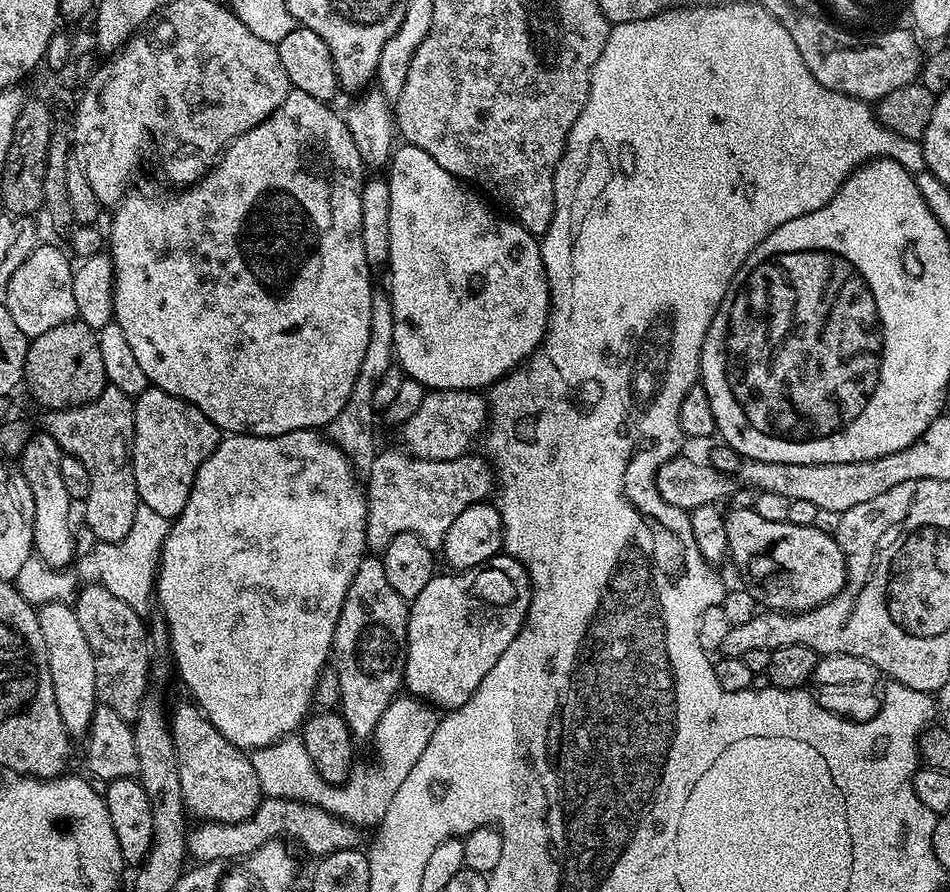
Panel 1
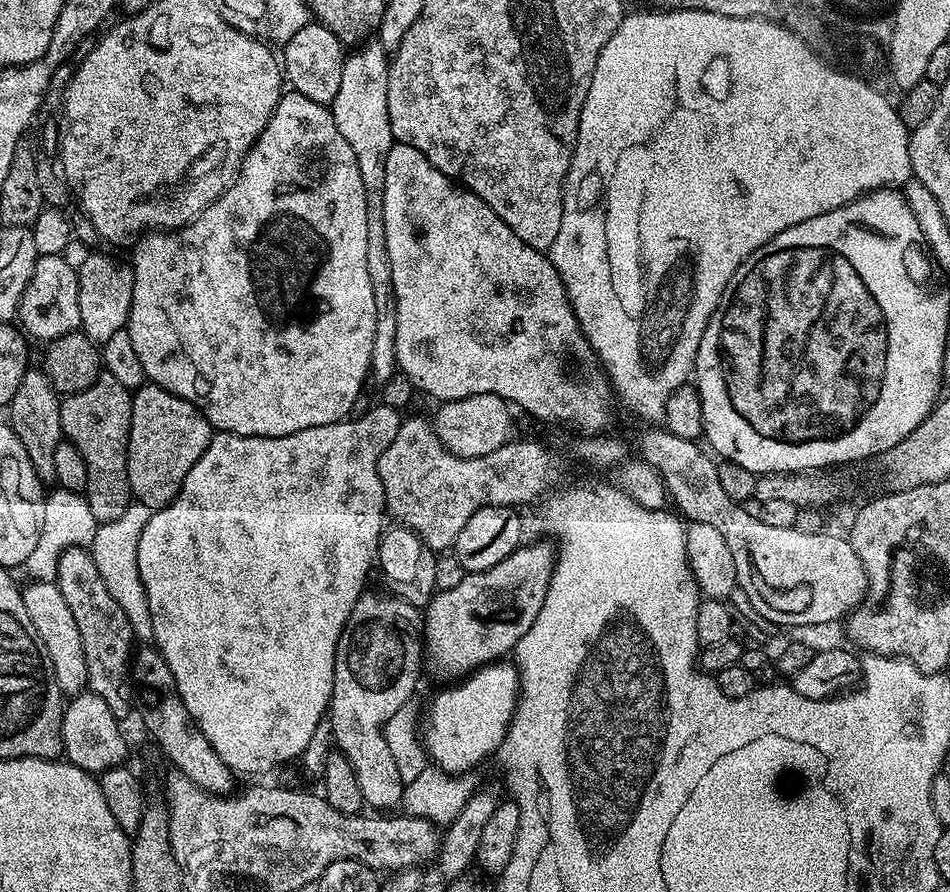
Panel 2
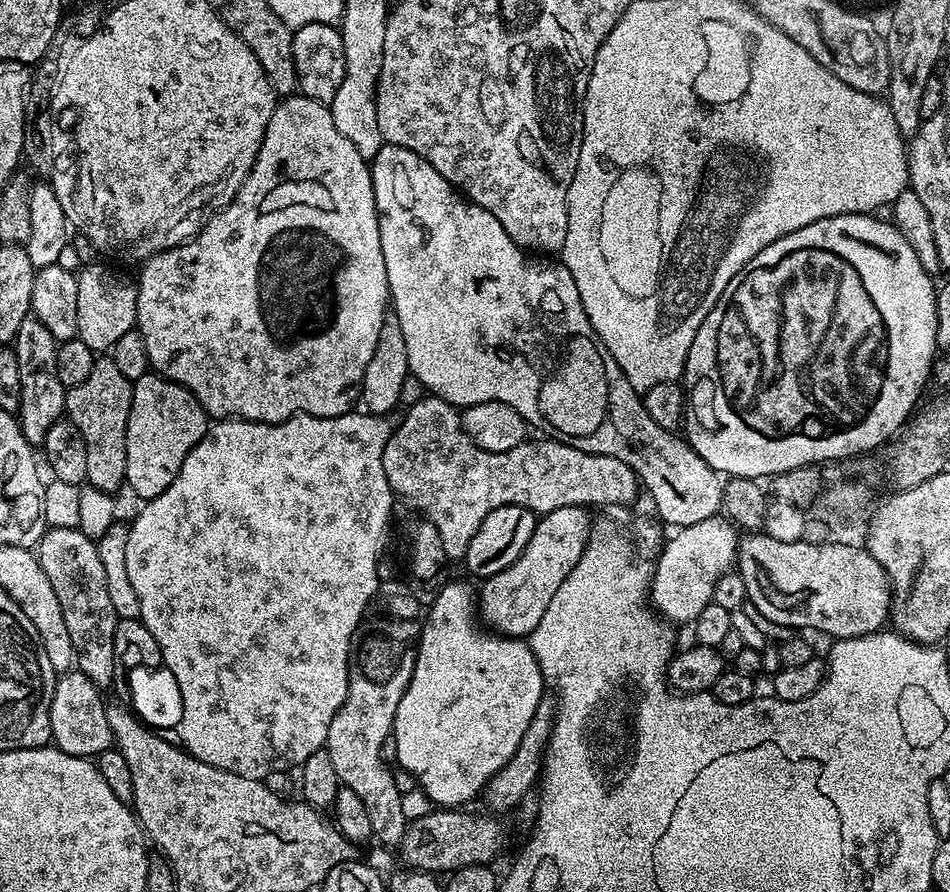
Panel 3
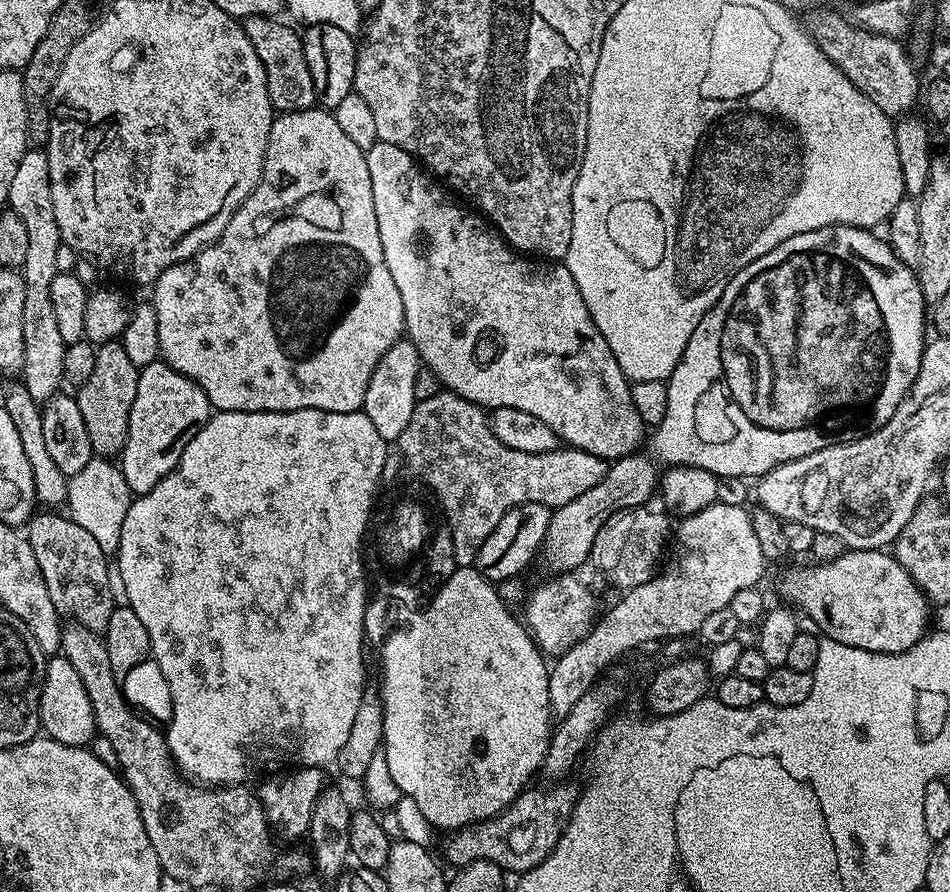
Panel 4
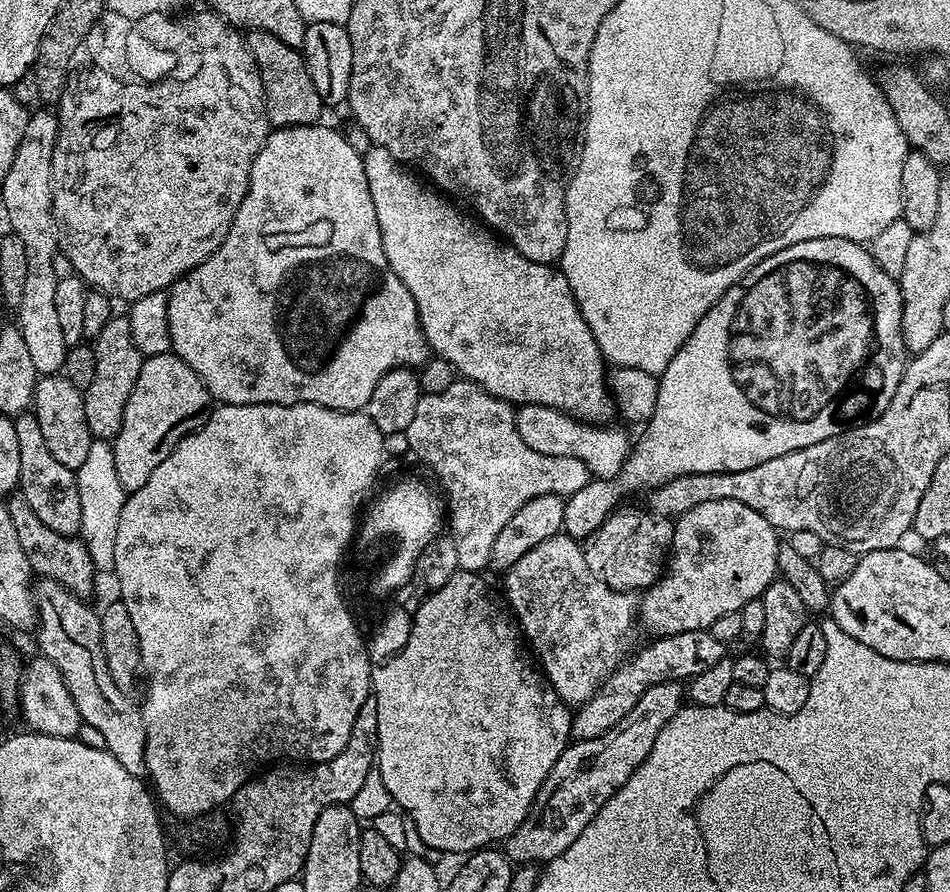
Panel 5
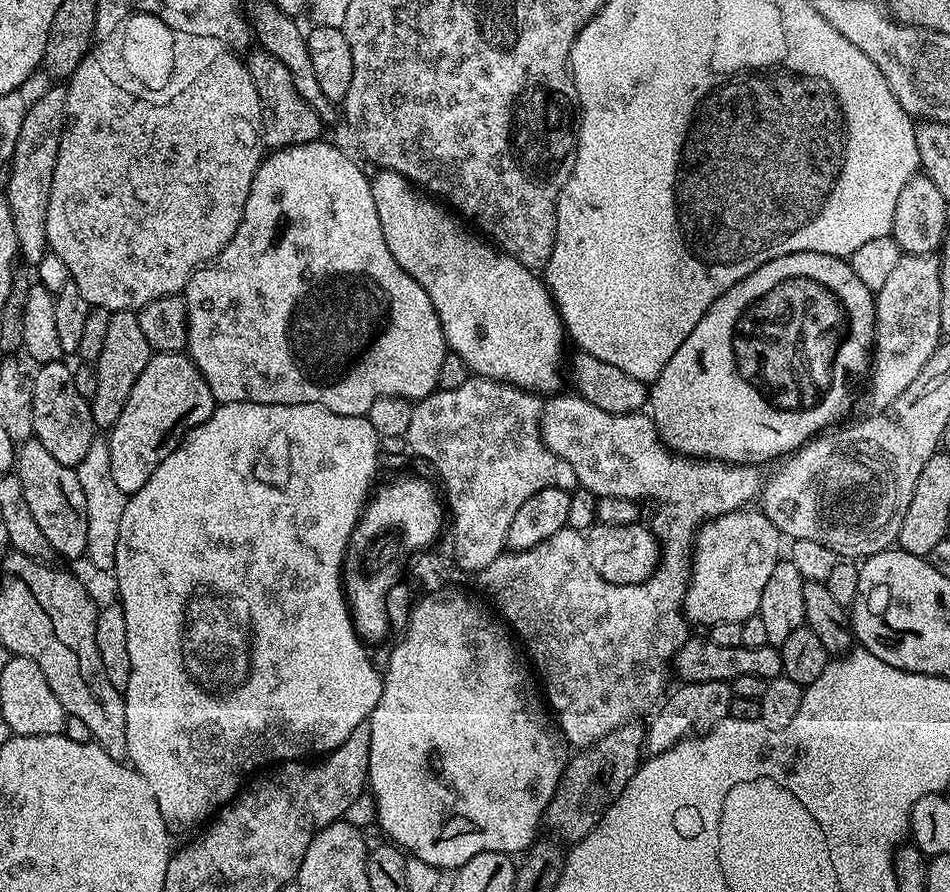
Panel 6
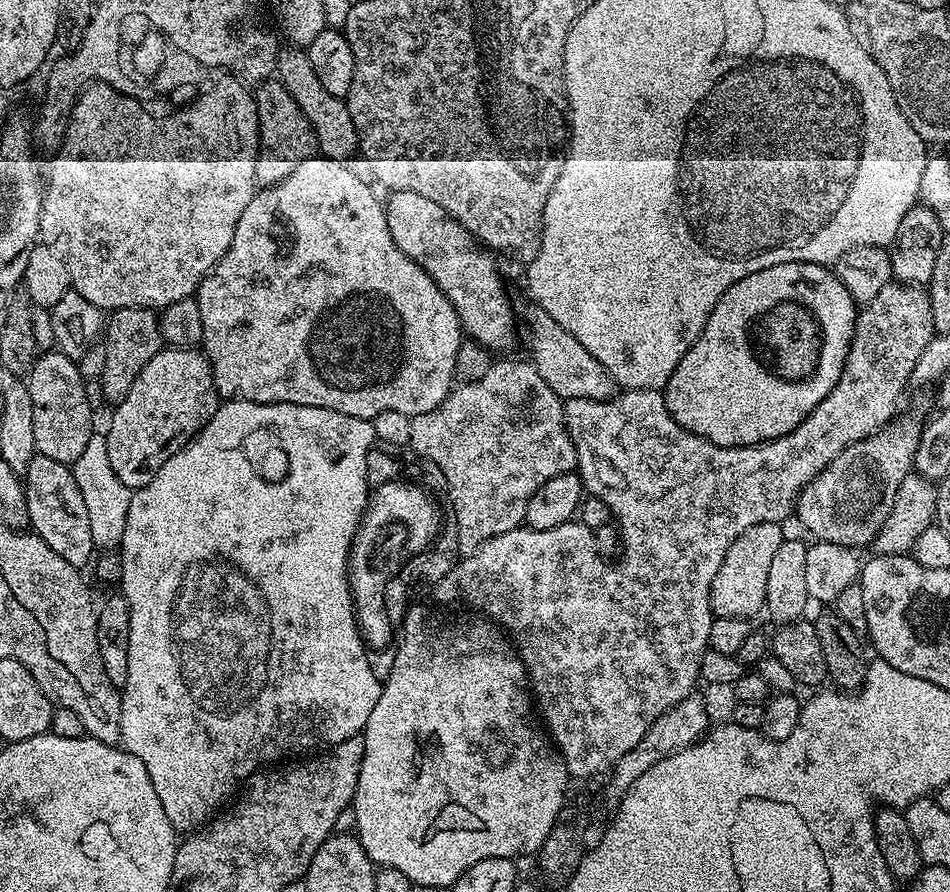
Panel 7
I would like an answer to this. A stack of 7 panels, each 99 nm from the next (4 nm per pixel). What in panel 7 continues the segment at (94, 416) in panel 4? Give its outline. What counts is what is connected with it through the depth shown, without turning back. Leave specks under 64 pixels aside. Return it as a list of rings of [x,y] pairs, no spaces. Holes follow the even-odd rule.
[[[150,308],[115,309],[107,317],[106,335],[102,340],[102,348],[103,344],[104,369],[98,372],[98,379],[102,382],[105,401],[109,405],[115,406],[122,402],[122,398],[126,398],[126,394],[130,394],[130,386],[134,386],[134,378],[138,378],[138,374],[142,374],[142,366],[146,366],[146,362],[150,362],[150,358],[154,358],[154,354],[158,354],[161,348],[165,347],[164,339],[160,336],[159,315]]]

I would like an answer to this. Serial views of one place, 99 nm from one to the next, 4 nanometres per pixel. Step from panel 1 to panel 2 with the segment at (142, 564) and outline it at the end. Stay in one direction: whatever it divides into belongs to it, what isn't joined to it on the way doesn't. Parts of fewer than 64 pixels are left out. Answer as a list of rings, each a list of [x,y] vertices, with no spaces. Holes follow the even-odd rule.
[[[132,501],[122,512],[120,518],[112,519],[110,523],[99,523],[94,540],[88,546],[98,574],[101,575],[102,582],[106,585],[106,590],[118,606],[122,607],[122,612],[126,614],[127,621],[131,624],[133,639],[140,644],[154,642],[149,603],[146,599],[145,588],[142,586],[141,575],[138,574],[137,564],[138,541],[149,522],[151,513],[152,510],[144,503]]]

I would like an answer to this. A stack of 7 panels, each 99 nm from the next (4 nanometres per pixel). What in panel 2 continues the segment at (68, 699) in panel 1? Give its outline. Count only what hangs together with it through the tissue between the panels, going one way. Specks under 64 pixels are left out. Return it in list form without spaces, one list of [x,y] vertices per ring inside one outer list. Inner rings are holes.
[[[33,580],[26,584],[22,588],[22,606],[26,606],[26,614],[30,622],[34,622],[34,630],[38,630],[38,638],[42,638],[46,654],[50,654],[54,678],[65,697],[77,696],[79,692],[87,689],[88,675],[86,654],[82,650],[82,637],[79,636],[78,626],[74,623],[74,614],[70,614],[70,606],[66,606],[66,598],[62,598],[62,590],[58,590],[56,583]]]

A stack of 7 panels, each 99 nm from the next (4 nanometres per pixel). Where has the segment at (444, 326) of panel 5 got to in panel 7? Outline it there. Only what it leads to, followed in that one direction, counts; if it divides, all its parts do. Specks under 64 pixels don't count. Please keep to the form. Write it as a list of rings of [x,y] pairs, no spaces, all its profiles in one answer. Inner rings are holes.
[[[402,190],[401,192],[392,192],[389,200],[384,204],[384,213],[386,214],[386,226],[390,226],[390,238],[394,238],[394,242],[398,246],[398,250],[402,250],[408,257],[420,268],[426,270],[426,274],[430,274],[430,278],[434,278],[434,282],[438,282],[438,290],[442,290],[442,294],[446,294],[446,298],[450,298],[450,302],[454,306],[454,310],[460,319],[460,327],[463,335],[469,340],[477,340],[481,346],[491,350],[493,353],[500,354],[503,348],[508,348],[516,340],[516,332],[518,336],[518,316],[512,313],[512,300],[508,297],[508,292],[504,289],[504,280],[500,277],[500,272],[496,269],[493,253],[489,249],[481,246],[476,237],[470,235],[469,232],[462,227],[458,221],[450,215],[446,210],[442,210],[442,206],[438,206],[438,202],[430,202],[430,198],[422,198],[422,194],[414,194],[414,190]]]

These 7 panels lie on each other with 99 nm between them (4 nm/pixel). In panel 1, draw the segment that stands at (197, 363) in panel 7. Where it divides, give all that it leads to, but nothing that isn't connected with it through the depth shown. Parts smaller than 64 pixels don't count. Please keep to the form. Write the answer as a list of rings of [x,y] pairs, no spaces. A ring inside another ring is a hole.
[[[149,386],[141,396],[135,397],[136,413],[134,414],[134,434],[130,441],[132,454],[132,473],[138,486],[140,503],[150,506],[157,514],[175,518],[186,506],[186,498],[190,498],[190,490],[202,462],[210,458],[210,454],[220,445],[222,433],[219,428],[202,414],[190,402],[178,398],[174,394],[166,394],[160,388]]]

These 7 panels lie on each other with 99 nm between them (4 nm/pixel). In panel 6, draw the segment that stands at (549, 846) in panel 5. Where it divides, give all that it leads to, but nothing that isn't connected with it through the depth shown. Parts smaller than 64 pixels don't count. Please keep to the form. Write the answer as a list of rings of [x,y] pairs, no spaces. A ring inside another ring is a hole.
[[[633,722],[614,729],[612,733],[577,751],[564,767],[564,777],[558,784],[558,790],[544,811],[544,824],[557,832],[555,835],[564,842],[575,842],[594,830],[608,808],[616,801],[618,794],[626,790],[630,778],[640,769],[645,755],[643,723]]]

